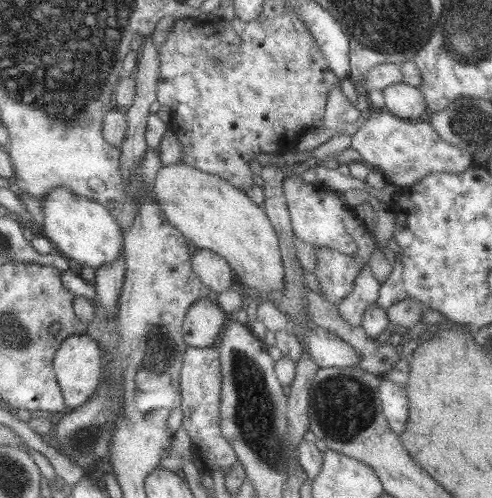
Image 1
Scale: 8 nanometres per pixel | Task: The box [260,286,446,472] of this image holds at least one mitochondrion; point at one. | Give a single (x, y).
(343, 408)

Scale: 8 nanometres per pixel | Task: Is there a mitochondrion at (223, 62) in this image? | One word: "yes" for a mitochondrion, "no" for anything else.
yes

